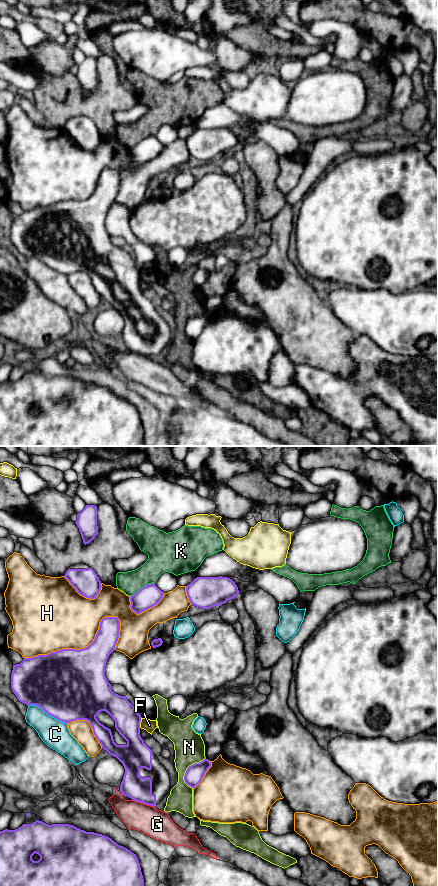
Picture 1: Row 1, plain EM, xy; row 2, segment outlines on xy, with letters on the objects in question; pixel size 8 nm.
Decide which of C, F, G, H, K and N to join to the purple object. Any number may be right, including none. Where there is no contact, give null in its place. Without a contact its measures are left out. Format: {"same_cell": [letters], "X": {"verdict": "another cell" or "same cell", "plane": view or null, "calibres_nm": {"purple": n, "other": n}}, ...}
{"same_cell": [], "C": {"verdict": "another cell", "plane": "xy", "calibres_nm": {"purple": 500, "other": 220}}, "F": {"verdict": "another cell", "plane": "xy", "calibres_nm": {"purple": 200, "other": 100}}, "G": {"verdict": "another cell", "plane": "xy", "calibres_nm": {"purple": 200, "other": 240}}, "H": {"verdict": "another cell", "plane": "xy", "calibres_nm": {"purple": 500, "other": 440}}, "K": {"verdict": "another cell", "plane": "xy", "calibres_nm": {"purple": 180, "other": 190}}, "N": {"verdict": "another cell", "plane": "xy", "calibres_nm": {"purple": 140, "other": 240}}}

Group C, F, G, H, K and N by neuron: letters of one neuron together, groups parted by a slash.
C / F / G / H / K / N

